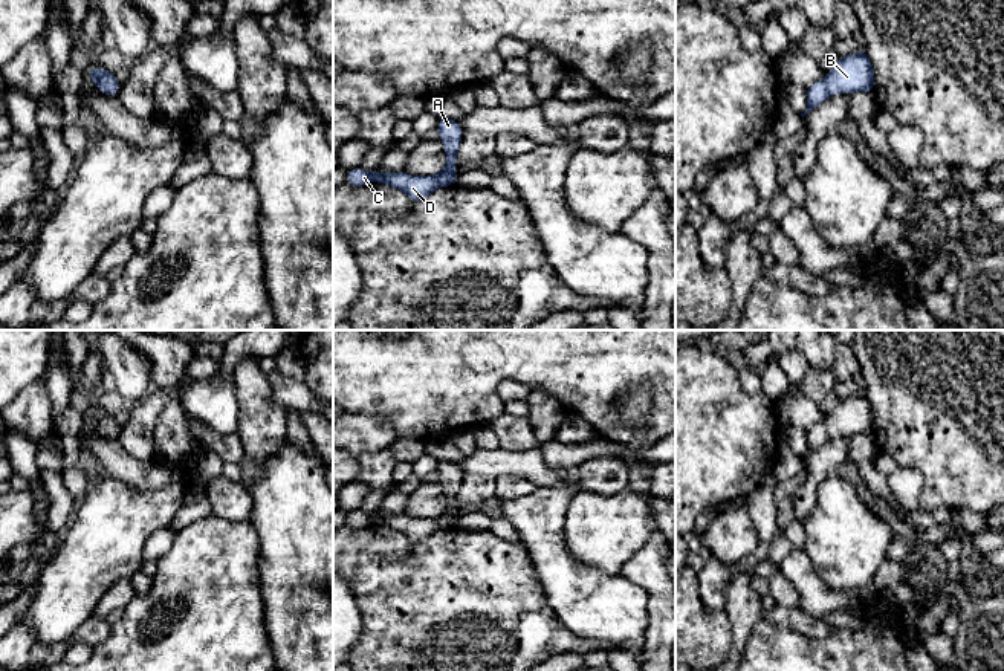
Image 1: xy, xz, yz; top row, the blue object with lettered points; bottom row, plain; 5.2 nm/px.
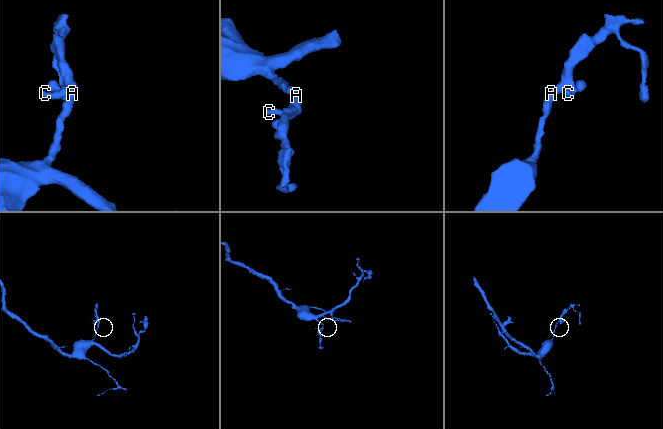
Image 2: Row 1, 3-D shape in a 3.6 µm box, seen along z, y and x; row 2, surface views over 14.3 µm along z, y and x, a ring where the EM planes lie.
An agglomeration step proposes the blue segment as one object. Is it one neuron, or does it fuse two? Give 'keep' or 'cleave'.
keep

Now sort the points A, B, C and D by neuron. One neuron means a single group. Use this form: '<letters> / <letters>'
A B C D

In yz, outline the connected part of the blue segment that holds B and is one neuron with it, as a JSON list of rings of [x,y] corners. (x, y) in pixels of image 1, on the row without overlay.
[[[866,391],[853,397],[840,399],[837,407],[827,414],[825,420],[807,431],[807,451],[804,459],[821,448],[830,437],[873,434],[874,411]]]

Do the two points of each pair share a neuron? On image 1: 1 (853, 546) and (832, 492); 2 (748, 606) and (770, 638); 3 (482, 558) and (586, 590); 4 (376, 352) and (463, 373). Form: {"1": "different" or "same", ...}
{"1": "same", "2": "different", "3": "different", "4": "same"}

